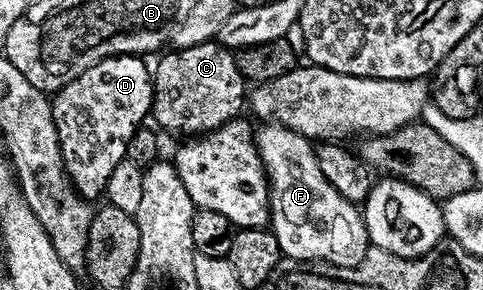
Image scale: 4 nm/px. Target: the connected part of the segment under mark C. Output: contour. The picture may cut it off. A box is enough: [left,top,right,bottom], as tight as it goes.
[153,42,245,138]

